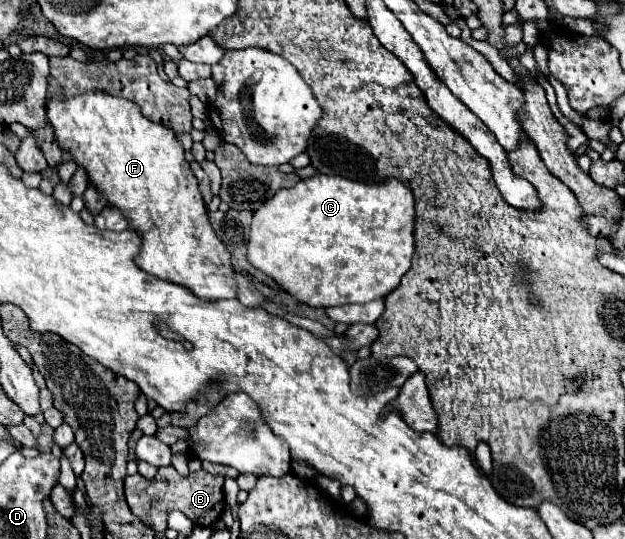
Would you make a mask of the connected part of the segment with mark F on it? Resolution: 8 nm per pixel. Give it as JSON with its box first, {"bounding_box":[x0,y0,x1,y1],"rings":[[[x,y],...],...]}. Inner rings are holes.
{"bounding_box":[47,92,237,300],"rings":[[[87,92],[75,98],[55,98],[47,106],[47,120],[53,126],[59,148],[71,154],[73,162],[87,172],[89,184],[105,196],[107,206],[117,208],[129,220],[129,228],[139,234],[143,244],[135,256],[135,264],[143,272],[181,284],[201,300],[237,298],[231,254],[225,250],[225,244],[215,236],[209,224],[197,178],[191,174],[189,162],[183,156],[185,150],[171,130],[143,118],[143,114],[139,114],[139,106],[133,102],[103,92]]]}

